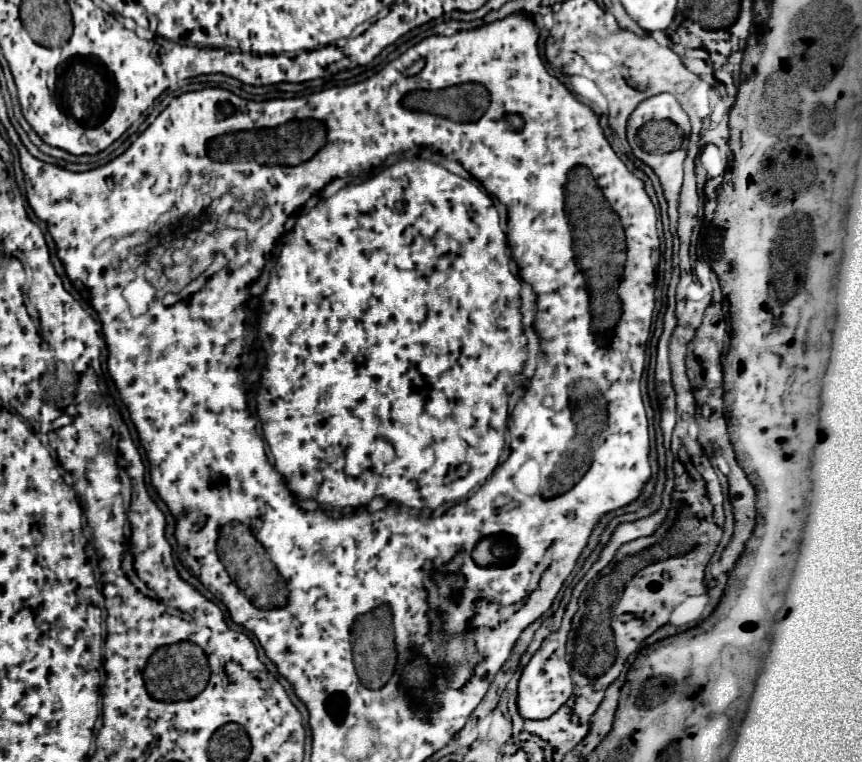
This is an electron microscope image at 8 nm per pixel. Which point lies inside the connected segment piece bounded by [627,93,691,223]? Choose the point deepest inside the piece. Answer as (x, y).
(661, 143)

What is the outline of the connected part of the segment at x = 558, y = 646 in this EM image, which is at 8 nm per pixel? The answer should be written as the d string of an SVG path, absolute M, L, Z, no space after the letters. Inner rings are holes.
M583 583L573 591L571 603L563 615L563 623L559 627L559 631L551 633L551 637L547 637L547 641L543 641L543 645L539 647L539 653L535 653L535 657L531 657L531 661L525 665L521 681L519 681L519 695L517 695L517 707L519 713L525 719L547 719L551 717L561 705L567 703L567 699L571 697L571 665L565 659L565 643L567 643L567 635L571 631L571 620L573 615L579 609L579 593L581 593Z

